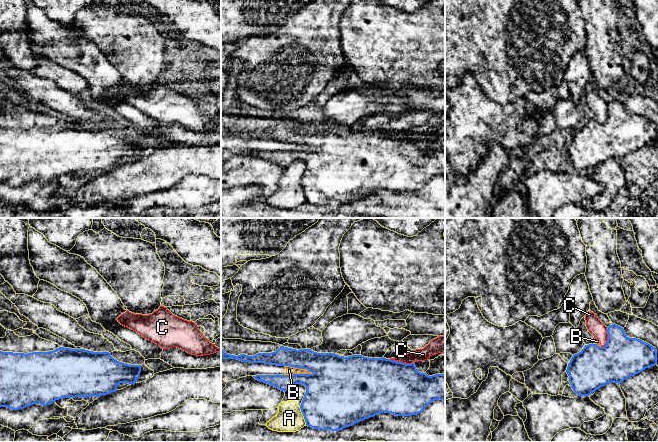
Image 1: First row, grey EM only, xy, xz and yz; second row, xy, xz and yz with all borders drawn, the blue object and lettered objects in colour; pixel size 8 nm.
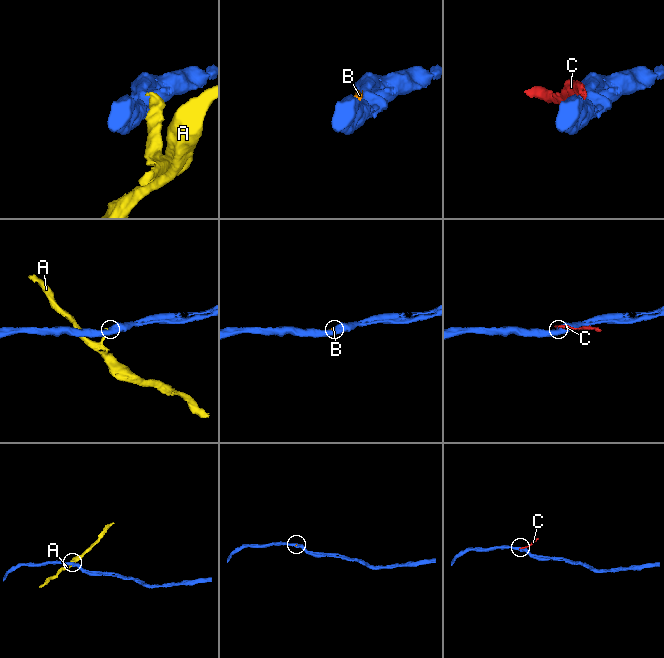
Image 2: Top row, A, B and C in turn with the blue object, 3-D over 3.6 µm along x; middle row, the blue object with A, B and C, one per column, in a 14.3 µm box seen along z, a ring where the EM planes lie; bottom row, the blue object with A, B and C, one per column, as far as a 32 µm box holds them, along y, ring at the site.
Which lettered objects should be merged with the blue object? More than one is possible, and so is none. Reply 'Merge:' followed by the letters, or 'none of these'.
Merge: none of these

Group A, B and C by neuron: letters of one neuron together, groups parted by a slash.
A / B C

